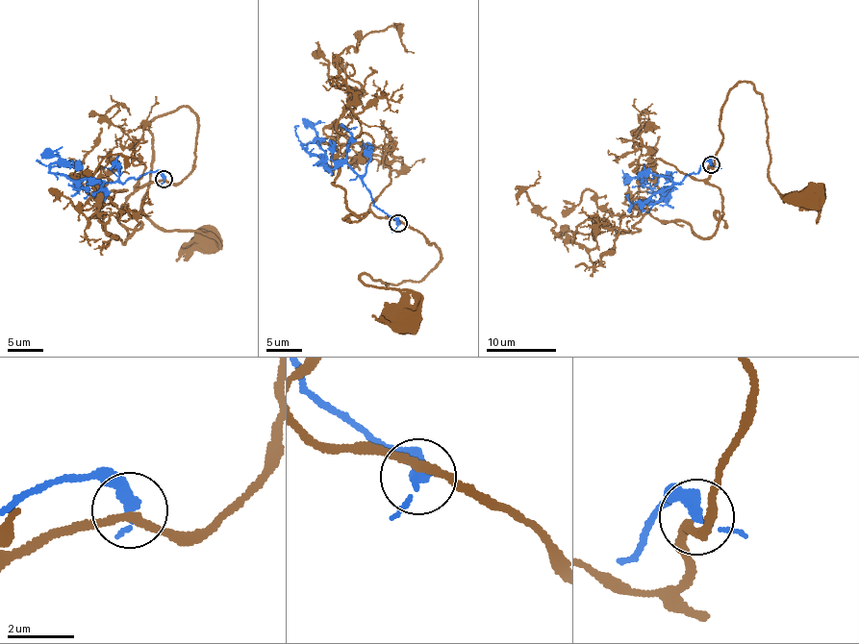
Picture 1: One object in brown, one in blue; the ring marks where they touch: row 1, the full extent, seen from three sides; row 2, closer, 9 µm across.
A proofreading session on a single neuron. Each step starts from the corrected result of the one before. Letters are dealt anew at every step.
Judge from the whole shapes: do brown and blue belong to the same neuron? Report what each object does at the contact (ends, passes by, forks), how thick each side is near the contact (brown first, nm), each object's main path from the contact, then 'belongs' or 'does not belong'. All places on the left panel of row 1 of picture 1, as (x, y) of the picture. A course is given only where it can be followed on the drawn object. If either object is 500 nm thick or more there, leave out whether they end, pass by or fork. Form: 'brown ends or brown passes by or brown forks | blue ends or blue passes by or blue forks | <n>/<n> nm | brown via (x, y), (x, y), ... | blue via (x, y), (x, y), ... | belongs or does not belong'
brown passes by | blue passes by | 240/300 nm | brown via (164, 179), (177, 183), (195, 165), (198, 123), (189, 107), (149, 124), (142, 207), (164, 230), (212, 238) | blue via (164, 179), (148, 172), (136, 180), (81, 186), (52, 173), (49, 167), (59, 158), (53, 154), (63, 146) | does not belong

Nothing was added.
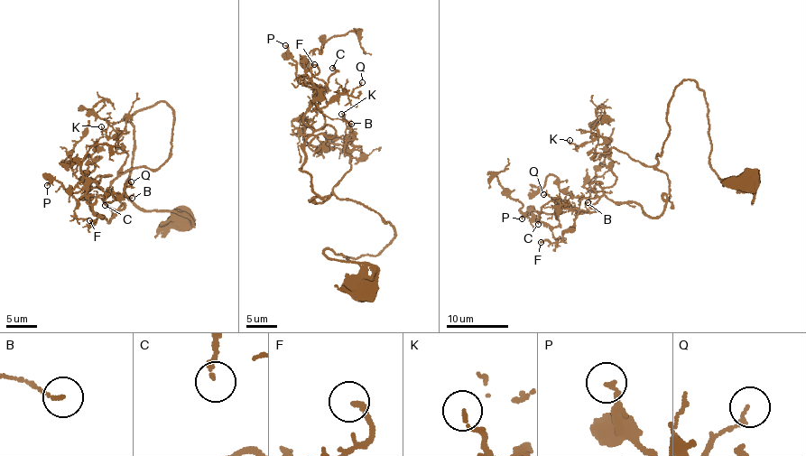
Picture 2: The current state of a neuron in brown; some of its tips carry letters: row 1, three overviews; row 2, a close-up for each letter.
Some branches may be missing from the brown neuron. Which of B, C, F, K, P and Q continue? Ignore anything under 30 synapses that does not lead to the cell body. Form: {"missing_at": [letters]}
{"missing_at": ["K"]}

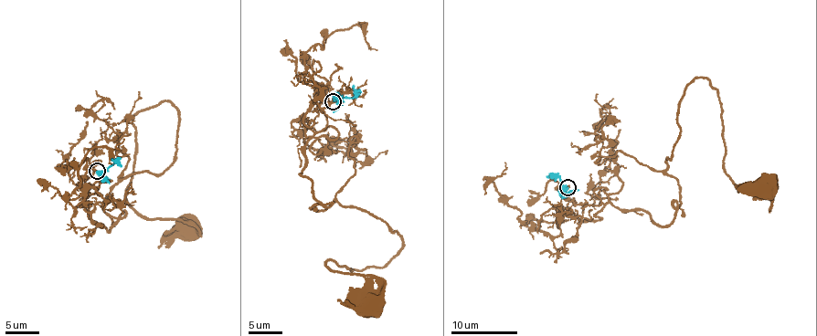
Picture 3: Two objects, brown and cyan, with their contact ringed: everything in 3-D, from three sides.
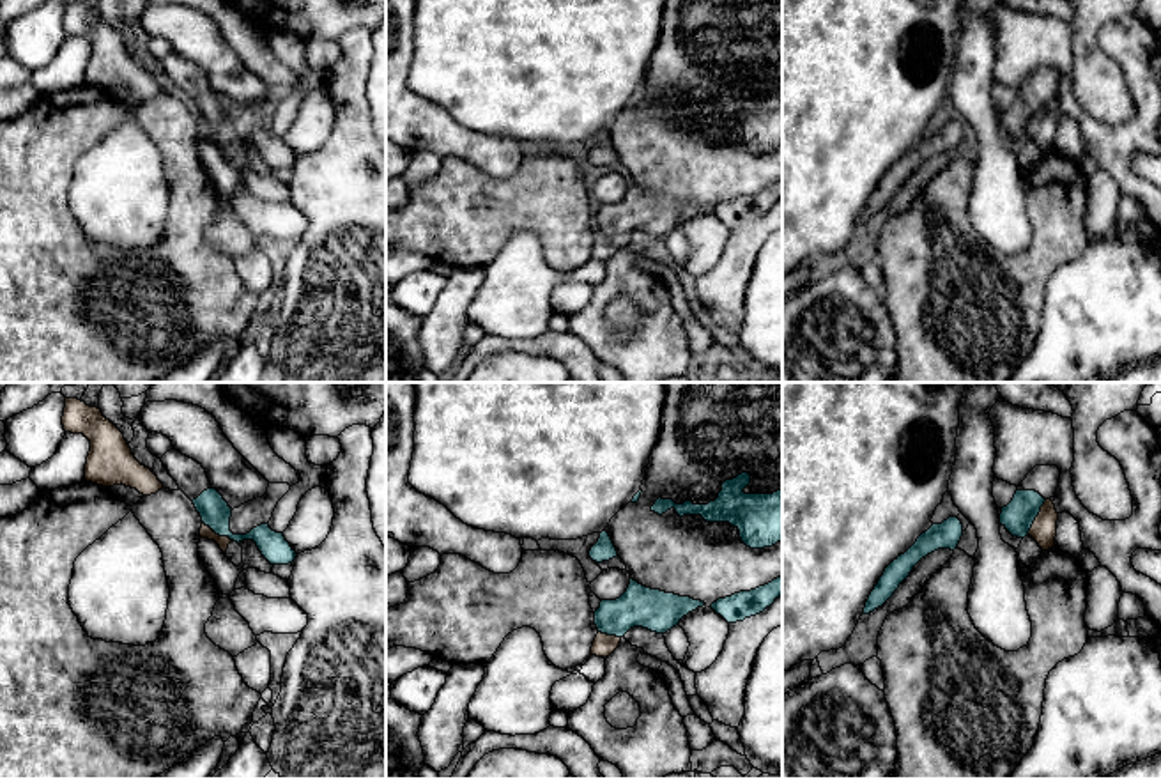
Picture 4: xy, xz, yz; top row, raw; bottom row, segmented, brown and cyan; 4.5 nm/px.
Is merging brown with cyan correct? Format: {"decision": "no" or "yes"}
{"decision": "no"}

